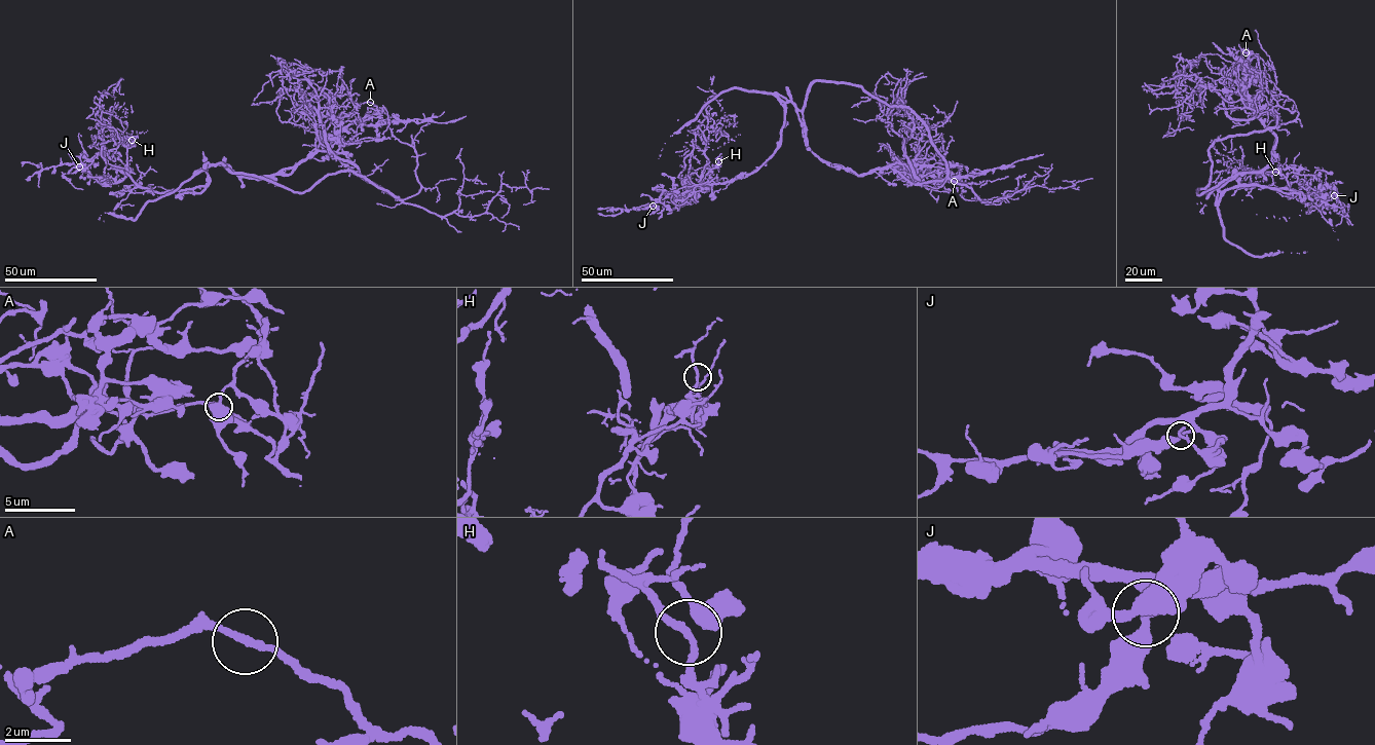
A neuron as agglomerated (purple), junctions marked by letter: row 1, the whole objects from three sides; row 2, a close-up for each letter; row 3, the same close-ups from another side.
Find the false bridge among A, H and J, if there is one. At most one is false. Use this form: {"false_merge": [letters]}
{"false_merge": ["H"]}

